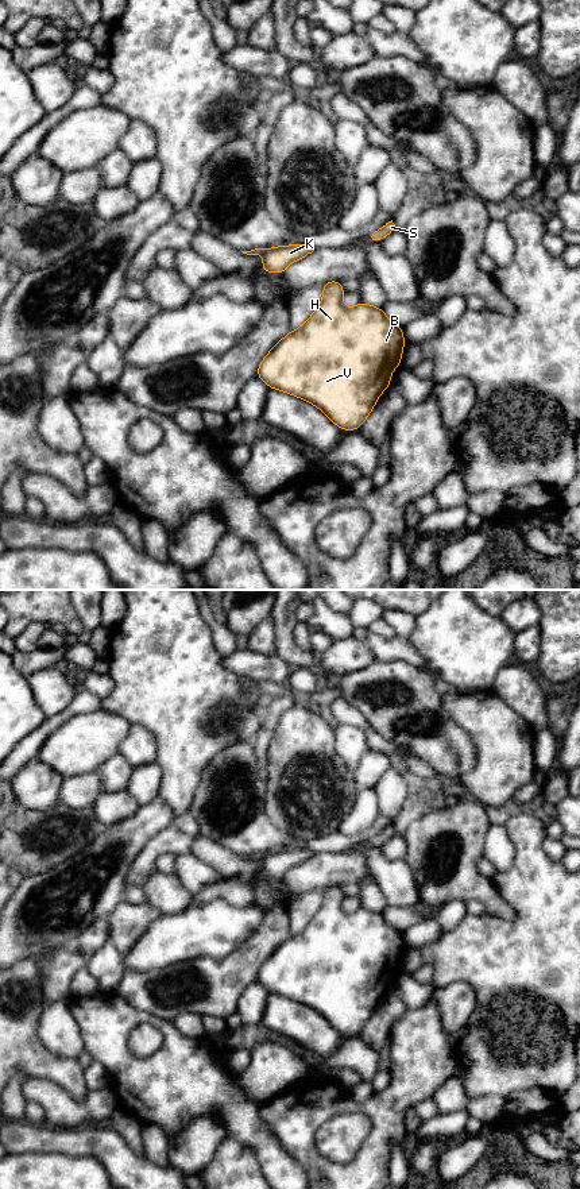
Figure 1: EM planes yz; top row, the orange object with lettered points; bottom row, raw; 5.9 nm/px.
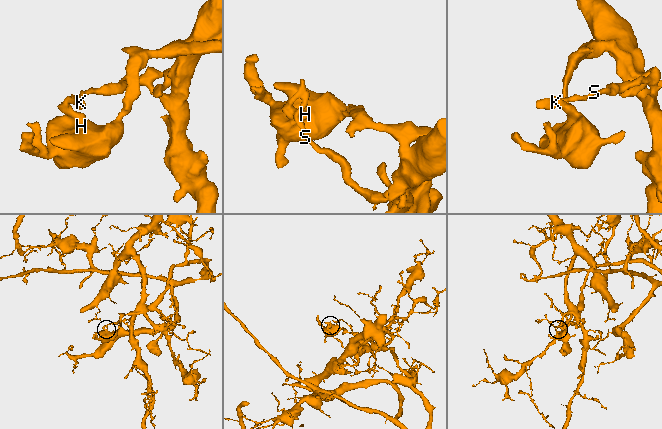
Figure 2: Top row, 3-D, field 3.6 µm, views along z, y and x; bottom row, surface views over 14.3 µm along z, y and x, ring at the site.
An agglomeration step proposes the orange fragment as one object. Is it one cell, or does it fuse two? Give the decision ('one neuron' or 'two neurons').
two neurons

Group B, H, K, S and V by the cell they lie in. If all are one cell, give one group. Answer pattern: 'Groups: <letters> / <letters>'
Groups: B H V / K S

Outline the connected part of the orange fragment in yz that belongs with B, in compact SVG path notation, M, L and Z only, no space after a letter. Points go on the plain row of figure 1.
M340 885L322 889L322 904L313 919L295 935L290 935L262 964L256 981L270 993L289 997L322 1015L343 1035L356 1035L375 1012L380 999L390 991L391 978L401 970L405 951L403 934L391 927L382 912L360 906L355 912L345 912L345 899Z

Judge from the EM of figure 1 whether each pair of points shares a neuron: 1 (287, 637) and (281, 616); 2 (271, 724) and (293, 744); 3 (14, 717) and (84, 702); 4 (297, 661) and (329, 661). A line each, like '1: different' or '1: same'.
1: same
2: different
3: different
4: different

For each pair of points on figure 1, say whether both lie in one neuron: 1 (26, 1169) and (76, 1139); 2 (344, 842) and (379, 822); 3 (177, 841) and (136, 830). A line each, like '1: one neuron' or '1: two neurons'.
1: two neurons
2: one neuron
3: two neurons

